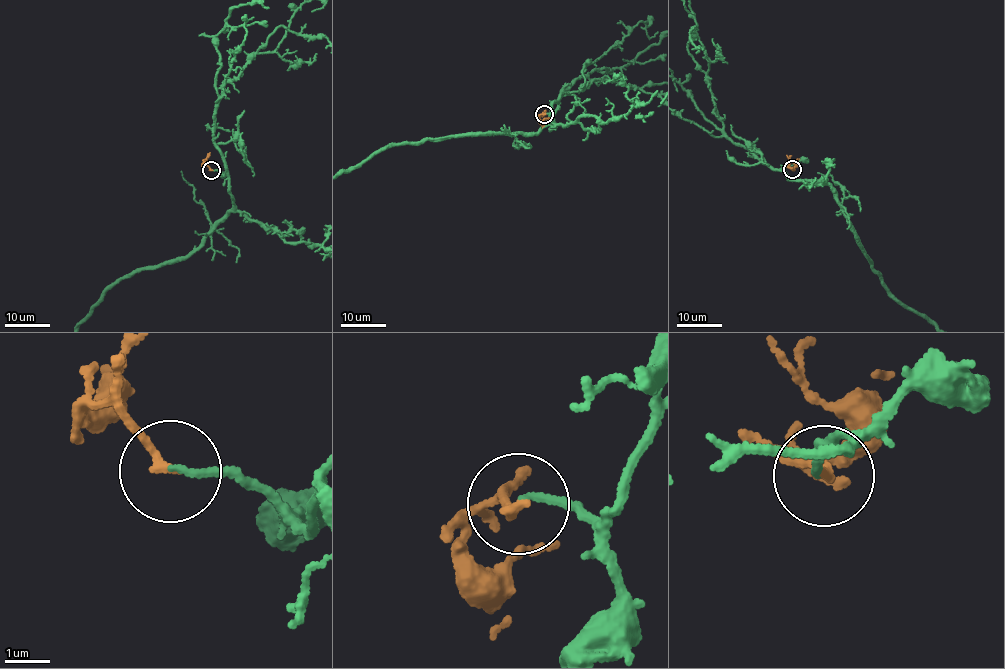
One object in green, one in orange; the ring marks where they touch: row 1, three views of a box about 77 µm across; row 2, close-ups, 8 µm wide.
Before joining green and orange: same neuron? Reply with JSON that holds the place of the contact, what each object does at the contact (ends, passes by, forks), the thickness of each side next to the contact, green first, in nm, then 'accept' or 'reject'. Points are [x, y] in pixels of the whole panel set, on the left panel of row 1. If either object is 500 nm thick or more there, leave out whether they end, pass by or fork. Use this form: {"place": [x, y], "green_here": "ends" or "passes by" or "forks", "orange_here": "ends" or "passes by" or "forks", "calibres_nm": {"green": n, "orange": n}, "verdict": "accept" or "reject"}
{"place": [211, 170], "green_here": "ends", "orange_here": "ends", "calibres_nm": {"green": 130, "orange": 190}, "verdict": "accept"}

